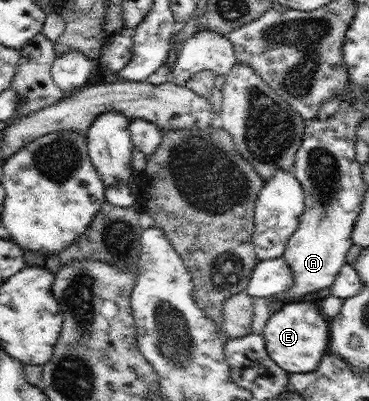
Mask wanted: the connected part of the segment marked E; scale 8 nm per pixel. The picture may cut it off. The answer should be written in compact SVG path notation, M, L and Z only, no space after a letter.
M288 301L275 308L263 336L268 354L281 369L292 374L309 373L317 369L322 357L329 352L329 319L313 301Z

